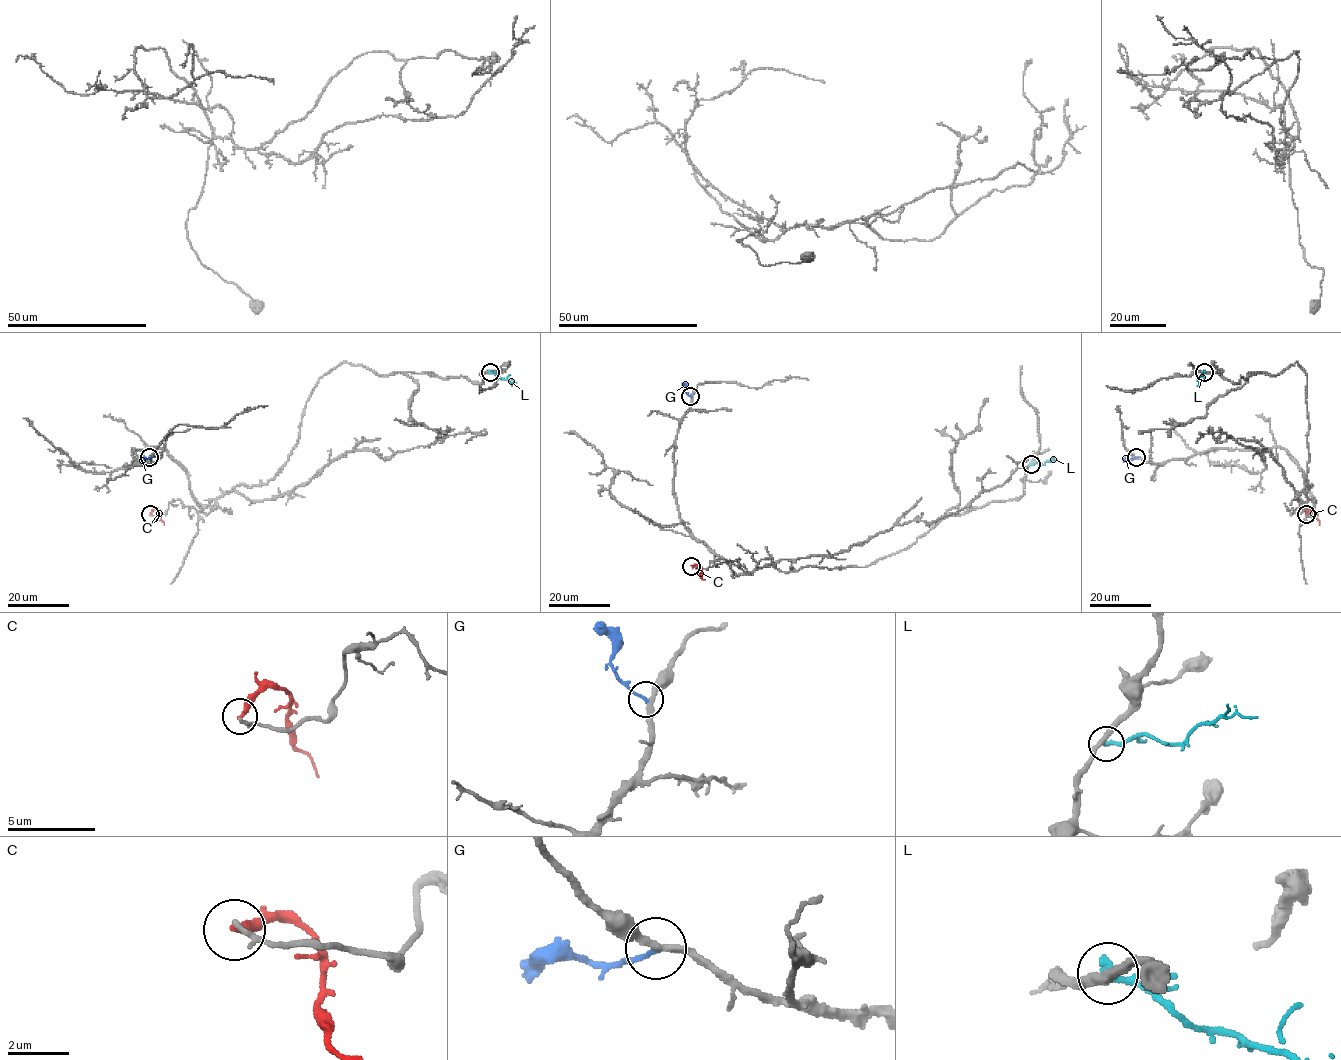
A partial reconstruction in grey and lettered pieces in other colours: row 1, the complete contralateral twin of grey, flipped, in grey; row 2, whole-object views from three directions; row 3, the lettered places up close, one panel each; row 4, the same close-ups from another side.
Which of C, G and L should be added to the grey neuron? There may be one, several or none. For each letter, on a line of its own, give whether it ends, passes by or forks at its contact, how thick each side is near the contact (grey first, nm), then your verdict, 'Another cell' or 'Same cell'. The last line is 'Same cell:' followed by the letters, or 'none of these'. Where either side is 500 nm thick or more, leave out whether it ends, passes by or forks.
C: It ends there. Thickness 180 nm (grey) against 280 nm. Another cell
G: It ends there. Thickness 260 nm (grey) against 170 nm. Same cell
L: It ends there. Thickness 300 nm (grey) against 320 nm. Another cell
Same cell: G

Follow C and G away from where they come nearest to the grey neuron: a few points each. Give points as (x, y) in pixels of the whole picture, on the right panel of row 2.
C: (1306, 513), (1305, 509), (1310, 510), (1320, 524)
G: (1136, 457), (1122, 460)

